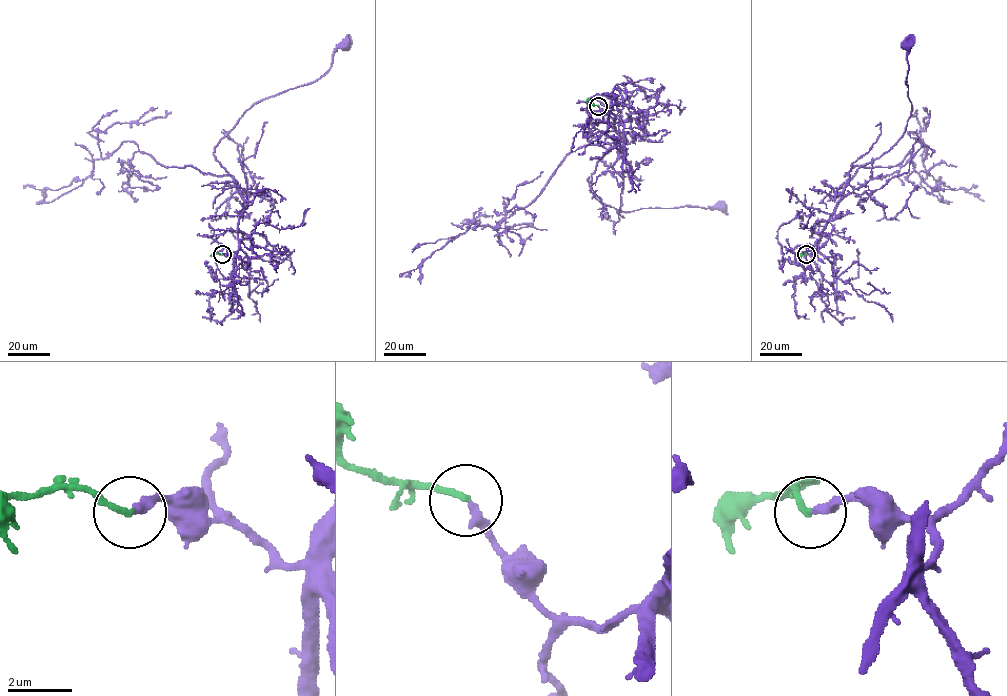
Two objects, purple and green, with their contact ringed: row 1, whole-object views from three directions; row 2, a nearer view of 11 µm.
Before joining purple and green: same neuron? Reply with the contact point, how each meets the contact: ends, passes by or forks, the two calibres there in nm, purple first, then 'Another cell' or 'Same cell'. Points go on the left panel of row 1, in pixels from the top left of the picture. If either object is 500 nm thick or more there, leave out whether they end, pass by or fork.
Place: (222, 254). At the ring purple ends. At the ring green ends. Thickness 280 nm (purple) against 180 nm. Same cell

